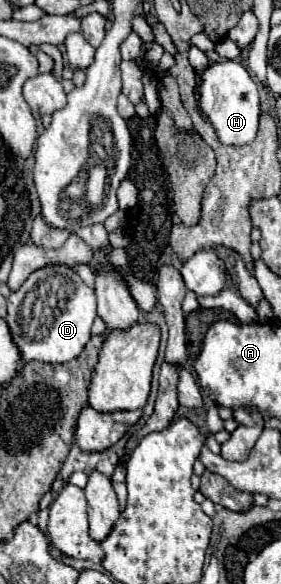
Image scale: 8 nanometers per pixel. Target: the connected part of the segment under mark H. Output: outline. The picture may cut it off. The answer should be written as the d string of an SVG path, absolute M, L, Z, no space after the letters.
M233 60L209 62L201 72L201 78L197 84L197 102L199 102L201 114L215 128L215 134L221 144L245 146L253 142L253 138L257 136L259 116L261 116L259 88L239 62L233 62Z

